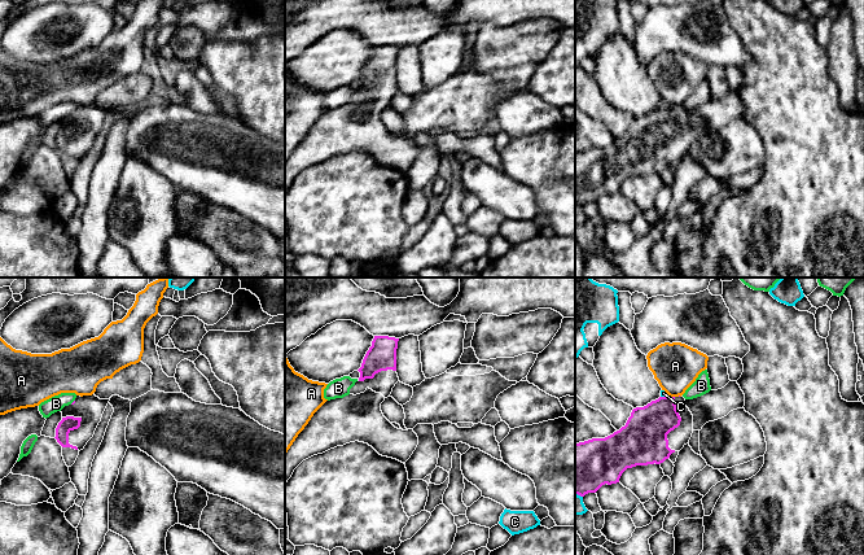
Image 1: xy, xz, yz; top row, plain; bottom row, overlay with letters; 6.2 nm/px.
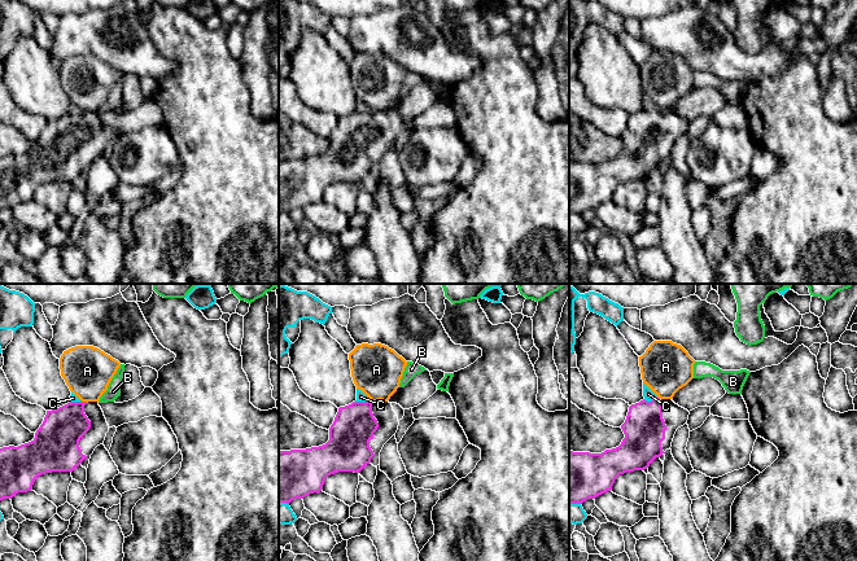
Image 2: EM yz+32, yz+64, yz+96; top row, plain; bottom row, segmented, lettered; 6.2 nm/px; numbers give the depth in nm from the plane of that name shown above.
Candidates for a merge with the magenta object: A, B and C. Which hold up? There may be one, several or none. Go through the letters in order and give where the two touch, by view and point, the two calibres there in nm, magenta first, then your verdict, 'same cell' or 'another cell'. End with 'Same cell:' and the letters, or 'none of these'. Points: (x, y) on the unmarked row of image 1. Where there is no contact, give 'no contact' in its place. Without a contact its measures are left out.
A: meets magenta in yz at (671, 106); 260 nm thick on the magenta side, 300 nm on the other; another cell
B: meets magenta in xy at (73, 112); 20 nm thick on the magenta side, 100 nm on the other; another cell
C: meets magenta in yz at (665, 106); 280 nm thick on the magenta side, 40 nm on the other; another cell
Same cell: none of these

